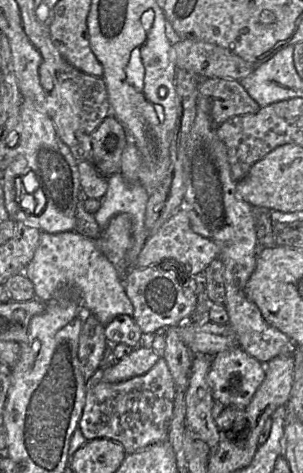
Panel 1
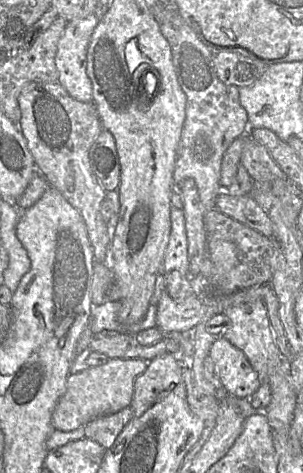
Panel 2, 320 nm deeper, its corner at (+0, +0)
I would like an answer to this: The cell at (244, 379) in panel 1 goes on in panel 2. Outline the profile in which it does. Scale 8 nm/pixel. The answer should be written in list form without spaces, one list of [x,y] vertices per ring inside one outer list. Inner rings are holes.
[[[225,336],[213,342],[210,352],[222,388],[229,396],[249,399],[261,386],[262,379],[245,354]]]

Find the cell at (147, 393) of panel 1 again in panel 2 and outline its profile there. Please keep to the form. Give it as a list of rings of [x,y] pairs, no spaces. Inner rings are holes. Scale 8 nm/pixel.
[[[130,406],[114,414],[99,416],[84,426],[85,437],[109,449],[132,417],[133,411]]]

